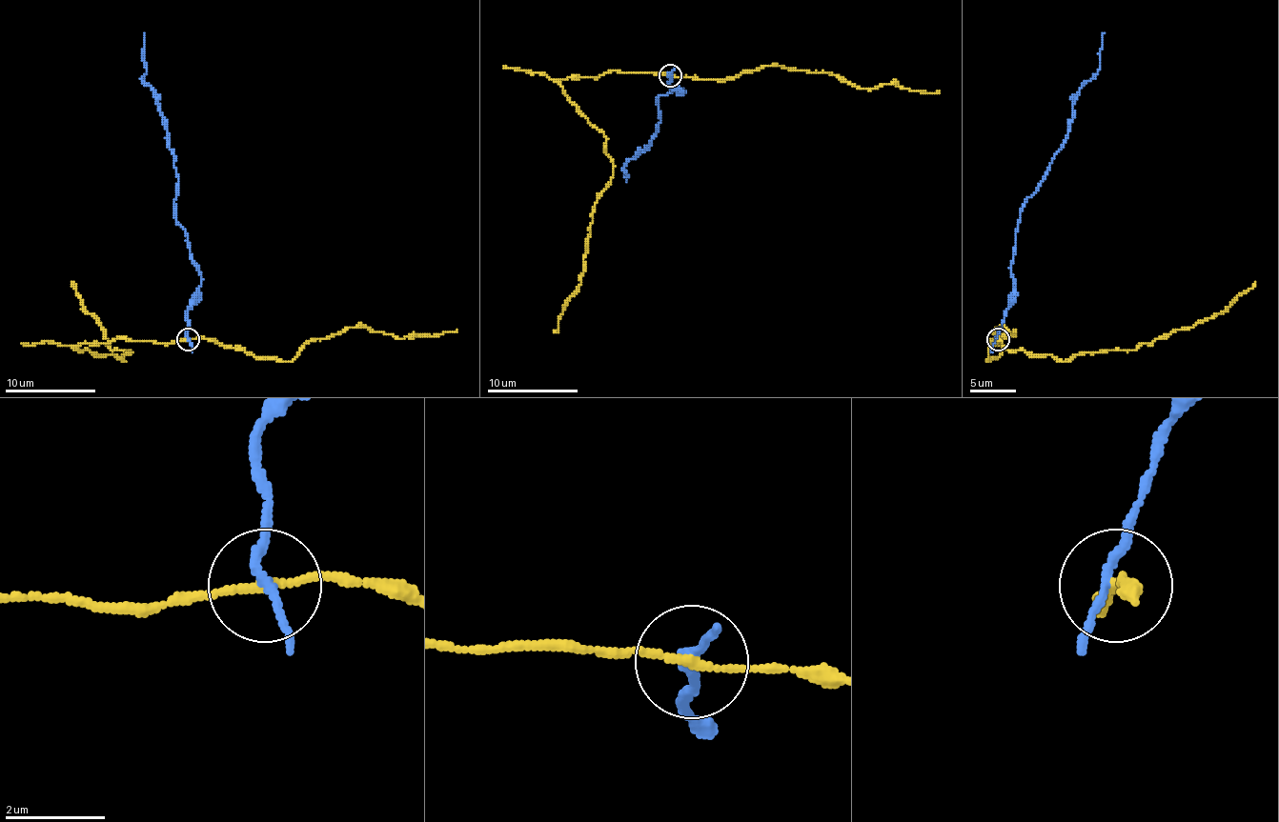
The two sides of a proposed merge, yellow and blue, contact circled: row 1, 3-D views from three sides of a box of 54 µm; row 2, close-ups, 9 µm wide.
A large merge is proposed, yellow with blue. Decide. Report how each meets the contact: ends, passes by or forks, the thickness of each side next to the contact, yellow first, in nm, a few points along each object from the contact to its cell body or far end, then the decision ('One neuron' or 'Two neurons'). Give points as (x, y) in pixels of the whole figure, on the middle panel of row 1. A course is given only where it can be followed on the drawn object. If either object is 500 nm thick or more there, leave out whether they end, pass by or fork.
At the ring yellow passes by. At the ring blue passes by. Thickness 150 nm (yellow) against 160 nm. Course of yellow: (670, 74), (608, 70), (560, 81), (562, 92), (606, 138), (613, 177), (595, 205), (577, 291), (554, 332). Course of blue: (670, 74), (670, 84), (683, 90), (656, 100), (660, 120), (656, 134), (624, 168), (629, 175), (626, 182). Two neurons

